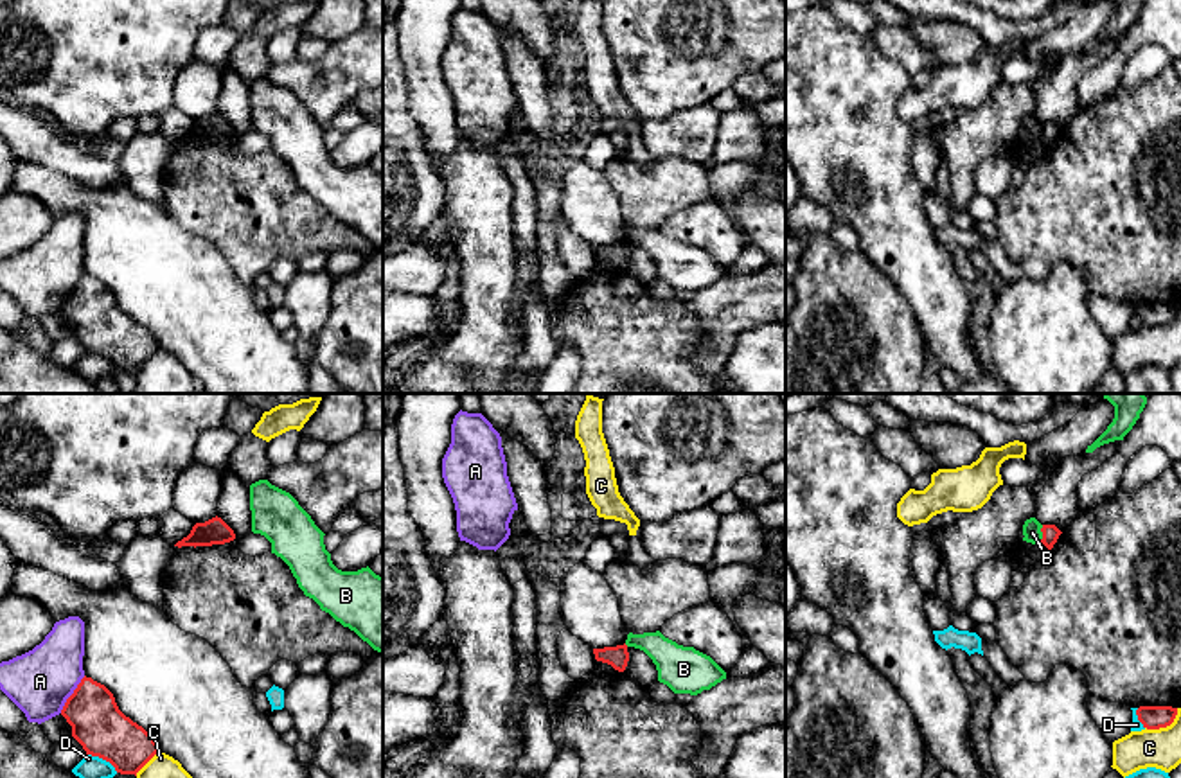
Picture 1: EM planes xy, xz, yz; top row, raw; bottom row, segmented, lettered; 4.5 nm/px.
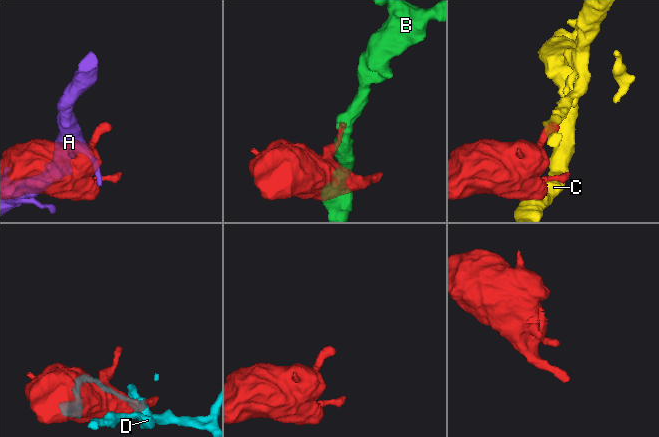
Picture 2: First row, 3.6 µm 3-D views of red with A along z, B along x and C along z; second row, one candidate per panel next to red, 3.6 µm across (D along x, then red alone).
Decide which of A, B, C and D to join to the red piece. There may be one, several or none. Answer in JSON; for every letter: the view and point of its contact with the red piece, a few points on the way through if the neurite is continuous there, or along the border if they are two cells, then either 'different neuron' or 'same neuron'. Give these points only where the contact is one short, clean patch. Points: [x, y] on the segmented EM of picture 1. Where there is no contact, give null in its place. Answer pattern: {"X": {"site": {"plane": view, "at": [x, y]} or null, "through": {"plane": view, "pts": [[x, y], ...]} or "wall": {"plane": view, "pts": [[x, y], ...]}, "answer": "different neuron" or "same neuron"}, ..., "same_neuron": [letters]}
{"A": {"site": {"plane": "xy", "at": [72, 694]}, "answer": "different neuron"}, "B": {"site": {"plane": "yz", "at": [1043, 534]}, "wall": {"plane": "yz", "pts": [[1043, 525], [1039, 541]]}, "answer": "different neuron"}, "C": {"site": {"plane": "xy", "at": [148, 760]}, "answer": "different neuron"}, "D": {"site": {"plane": "xy", "at": [103, 759]}, "answer": "different neuron"}, "same_neuron": []}

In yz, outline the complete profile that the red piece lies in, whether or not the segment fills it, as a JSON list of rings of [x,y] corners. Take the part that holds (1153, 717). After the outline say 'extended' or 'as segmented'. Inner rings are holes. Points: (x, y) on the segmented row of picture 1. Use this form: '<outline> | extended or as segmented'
[[[1140,706],[1136,710],[1138,721],[1147,729],[1167,728],[1174,722],[1177,708],[1172,706]]] | as segmented

